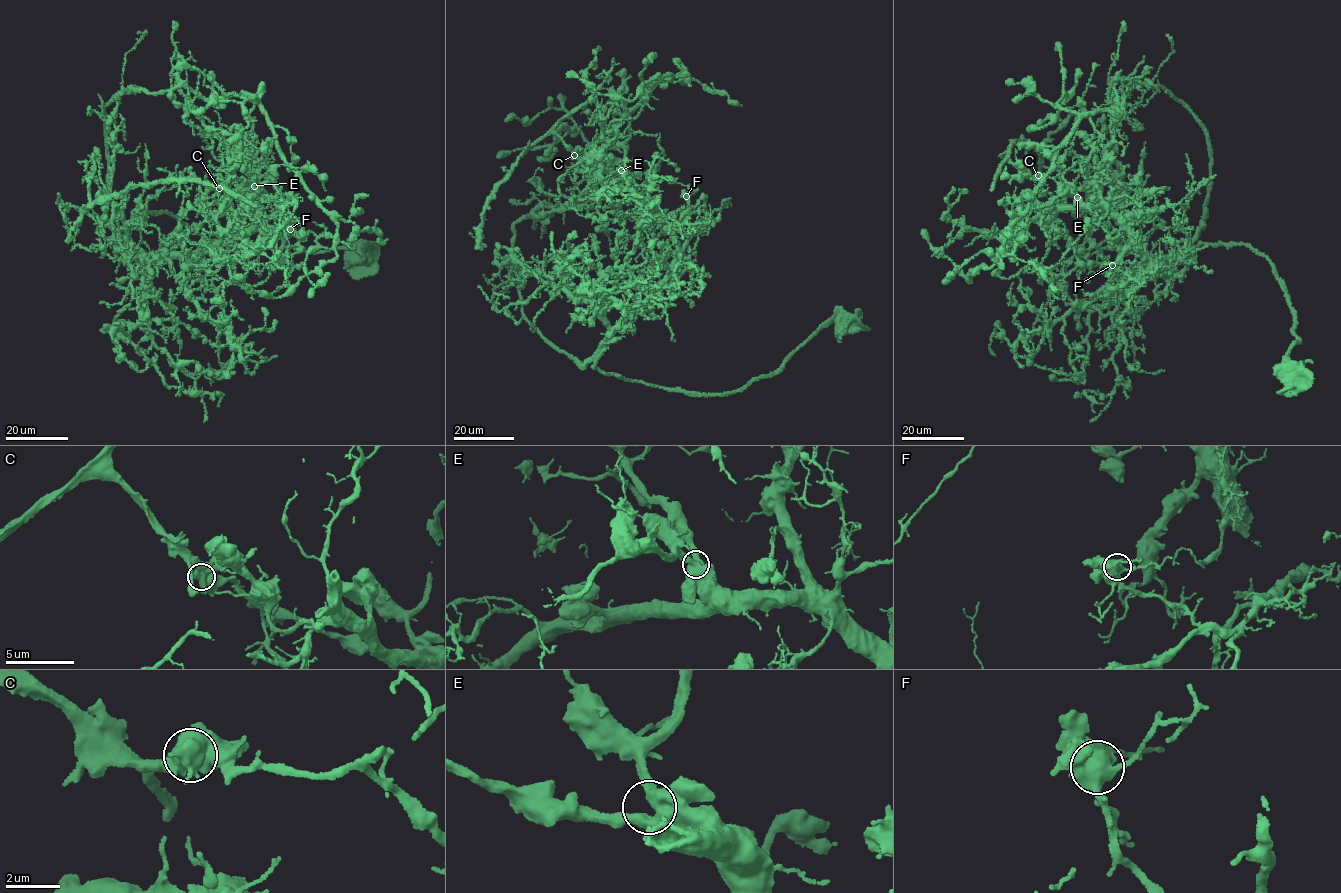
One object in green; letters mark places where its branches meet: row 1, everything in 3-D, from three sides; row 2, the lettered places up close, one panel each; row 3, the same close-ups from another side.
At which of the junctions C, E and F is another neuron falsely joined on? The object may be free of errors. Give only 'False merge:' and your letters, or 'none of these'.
False merge: C

